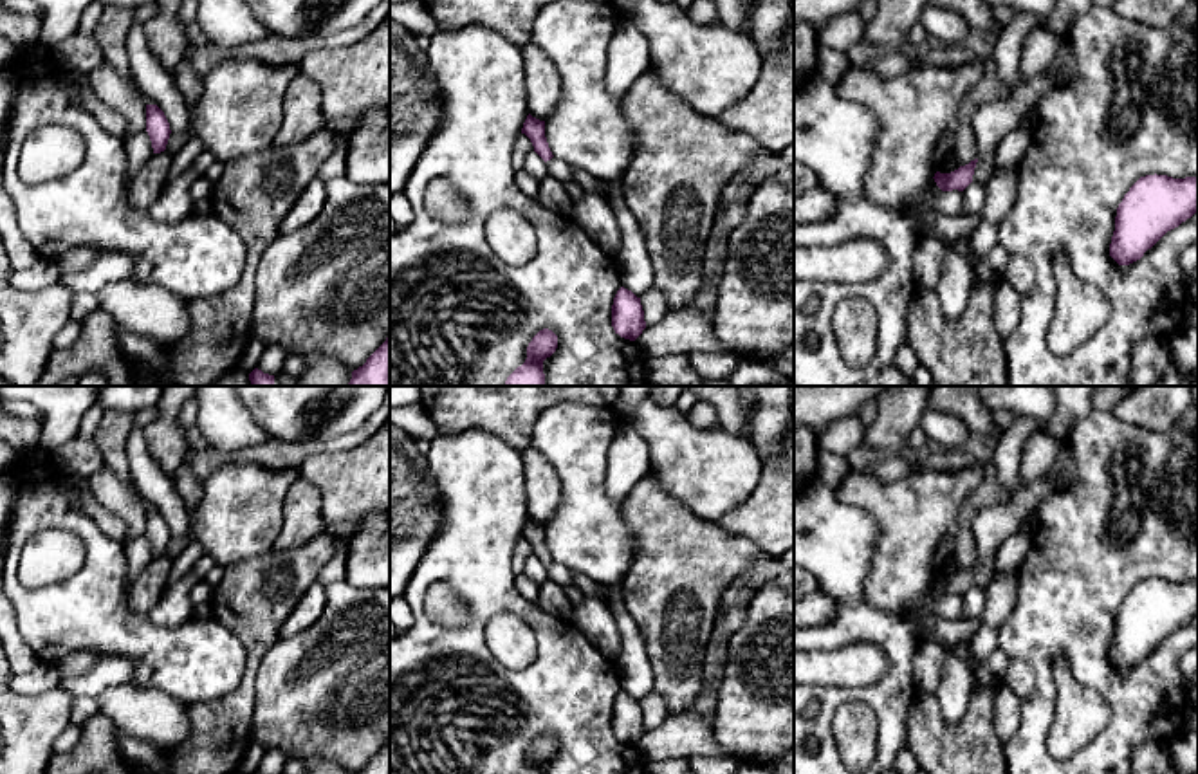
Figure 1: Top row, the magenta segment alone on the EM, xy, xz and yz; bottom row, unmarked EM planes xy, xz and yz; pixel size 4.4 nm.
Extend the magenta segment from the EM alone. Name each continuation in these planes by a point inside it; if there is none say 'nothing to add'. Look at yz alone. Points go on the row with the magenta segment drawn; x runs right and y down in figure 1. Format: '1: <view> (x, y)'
nothing to add

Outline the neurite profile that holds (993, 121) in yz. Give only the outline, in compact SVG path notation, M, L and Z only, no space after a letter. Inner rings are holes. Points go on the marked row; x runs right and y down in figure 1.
M1019 74L1019 79L1009 97L981 106L974 115L976 135L976 168L972 180L987 184L992 168L996 148L1007 134L1018 128L1019 121L1036 112L1041 97L1054 87L1050 74L1039 78L1027 78Z

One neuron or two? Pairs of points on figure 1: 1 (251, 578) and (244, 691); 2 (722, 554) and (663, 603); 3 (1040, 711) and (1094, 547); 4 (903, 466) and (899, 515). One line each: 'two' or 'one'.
1: one
2: one
3: one
4: two

